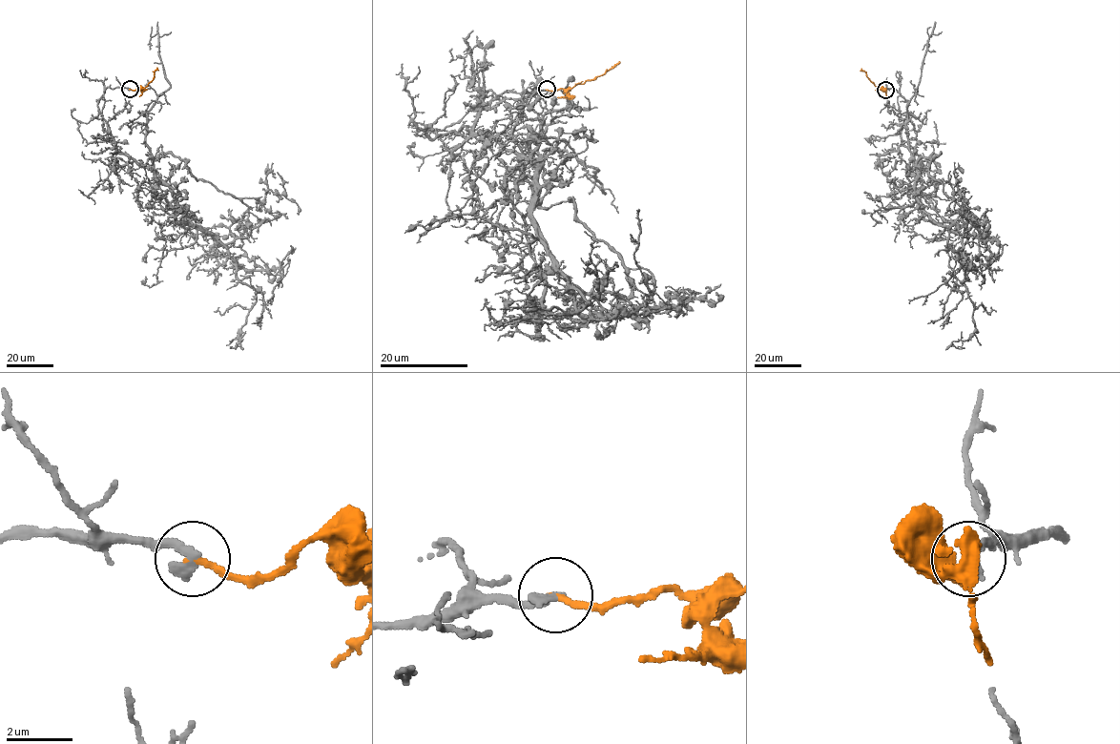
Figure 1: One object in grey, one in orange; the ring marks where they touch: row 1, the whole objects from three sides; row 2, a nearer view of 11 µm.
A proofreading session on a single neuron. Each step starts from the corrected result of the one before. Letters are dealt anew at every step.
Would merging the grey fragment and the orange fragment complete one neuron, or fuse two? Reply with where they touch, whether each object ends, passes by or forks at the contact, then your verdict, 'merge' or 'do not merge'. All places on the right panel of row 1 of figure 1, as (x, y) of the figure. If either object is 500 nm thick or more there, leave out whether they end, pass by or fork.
place (885, 90); grey ends; orange ends; merge

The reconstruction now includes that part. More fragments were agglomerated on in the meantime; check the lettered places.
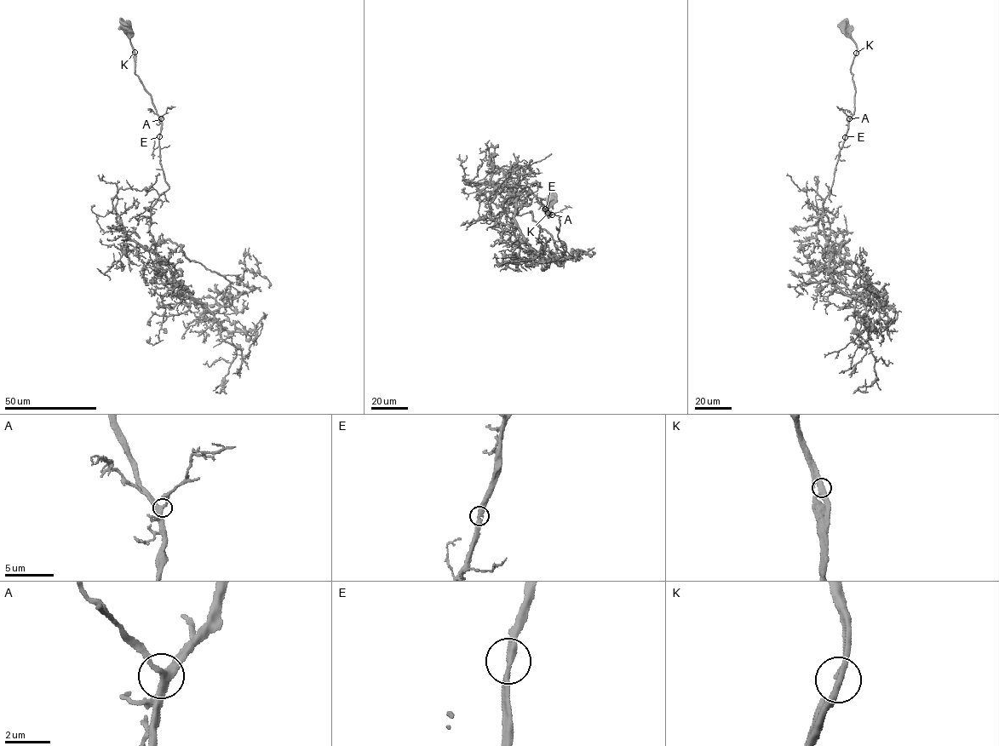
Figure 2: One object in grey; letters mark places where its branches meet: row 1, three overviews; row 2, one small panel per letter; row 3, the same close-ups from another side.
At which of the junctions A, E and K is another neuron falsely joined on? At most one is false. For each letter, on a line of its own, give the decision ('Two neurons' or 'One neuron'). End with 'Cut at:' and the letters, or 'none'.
A: One neuron
E: One neuron
K: One neuron
Cut at: none

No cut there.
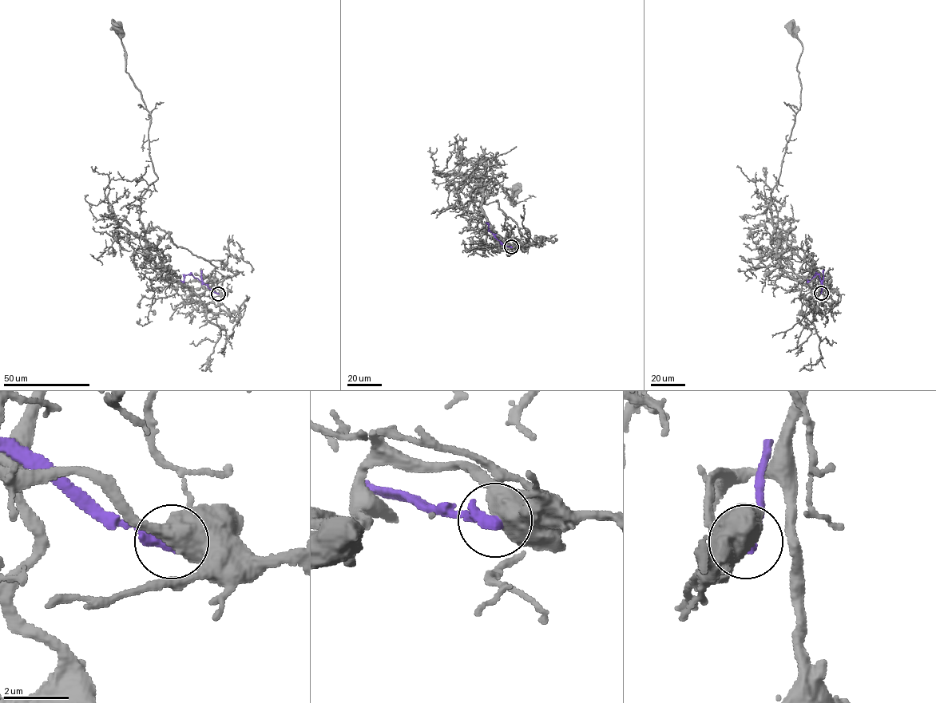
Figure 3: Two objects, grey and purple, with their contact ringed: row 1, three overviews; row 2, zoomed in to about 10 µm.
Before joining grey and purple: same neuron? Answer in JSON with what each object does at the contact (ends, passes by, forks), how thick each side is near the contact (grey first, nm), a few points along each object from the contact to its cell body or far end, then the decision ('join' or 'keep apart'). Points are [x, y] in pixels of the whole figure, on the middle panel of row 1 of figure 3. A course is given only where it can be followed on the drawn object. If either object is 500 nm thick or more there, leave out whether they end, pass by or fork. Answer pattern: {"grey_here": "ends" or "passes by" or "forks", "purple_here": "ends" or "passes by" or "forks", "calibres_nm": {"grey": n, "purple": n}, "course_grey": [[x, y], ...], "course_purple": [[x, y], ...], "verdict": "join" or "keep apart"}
{"calibres_nm": {"grey": 650, "purple": 440}, "course_grey": [[511, 246], [485, 231], [477, 184], [493, 177], [513, 206], [517, 188]], "course_purple": [[511, 246], [504, 245], [496, 238], [485, 222]], "verdict": "keep apart"}

